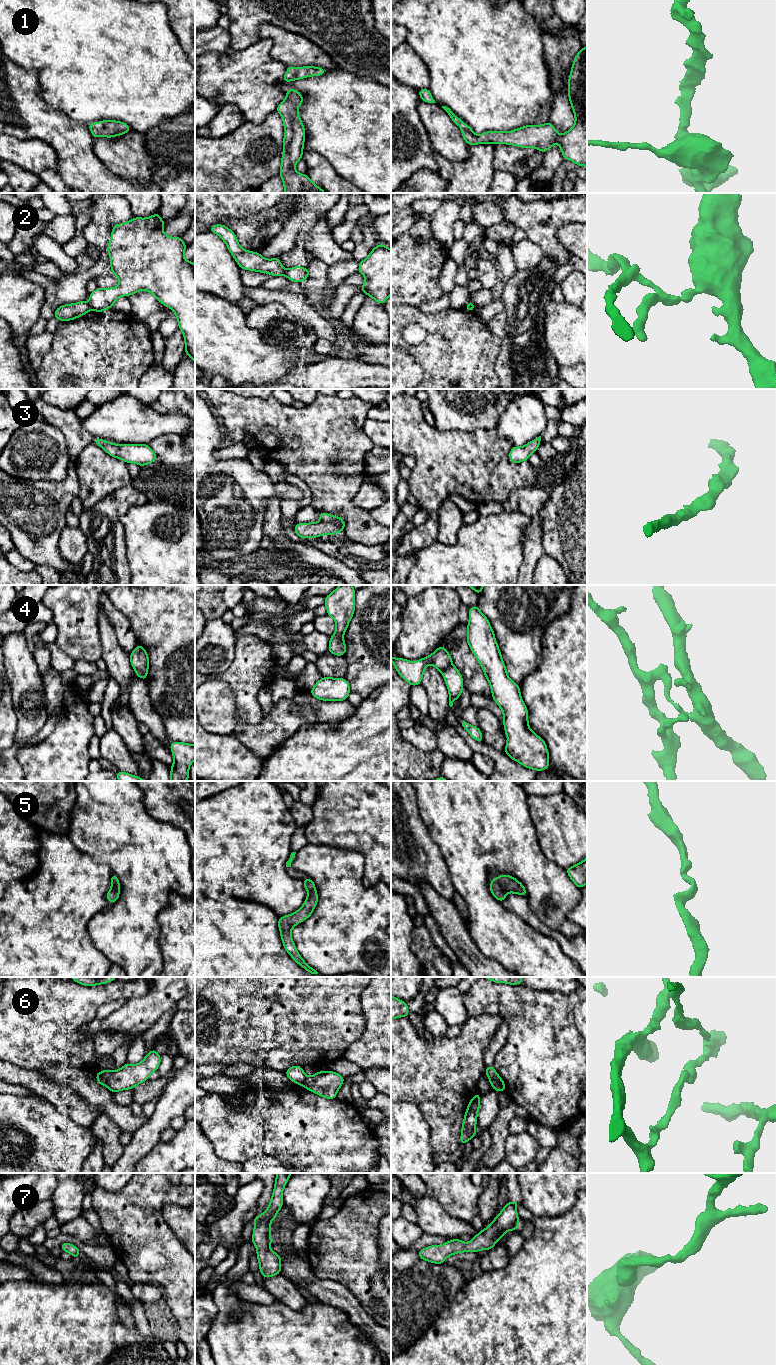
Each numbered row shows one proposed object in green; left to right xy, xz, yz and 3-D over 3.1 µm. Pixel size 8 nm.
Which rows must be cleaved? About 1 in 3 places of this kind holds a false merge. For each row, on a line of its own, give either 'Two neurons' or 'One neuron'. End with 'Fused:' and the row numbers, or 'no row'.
1: One neuron
2: Two neurons
3: One neuron
4: Two neurons
5: One neuron
6: Two neurons
7: One neuron
Fused: 2, 4, 6

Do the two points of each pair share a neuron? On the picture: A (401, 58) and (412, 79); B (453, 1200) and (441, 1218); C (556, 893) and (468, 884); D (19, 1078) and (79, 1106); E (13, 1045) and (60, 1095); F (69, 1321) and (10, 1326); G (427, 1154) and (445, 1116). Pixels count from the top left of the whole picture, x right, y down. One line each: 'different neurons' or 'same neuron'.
A: same neuron
B: different neurons
C: same neuron
D: same neuron
E: different neurons
F: same neuron
G: different neurons

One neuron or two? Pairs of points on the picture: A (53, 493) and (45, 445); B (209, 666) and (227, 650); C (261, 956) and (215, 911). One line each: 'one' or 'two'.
A: two
B: one
C: one

